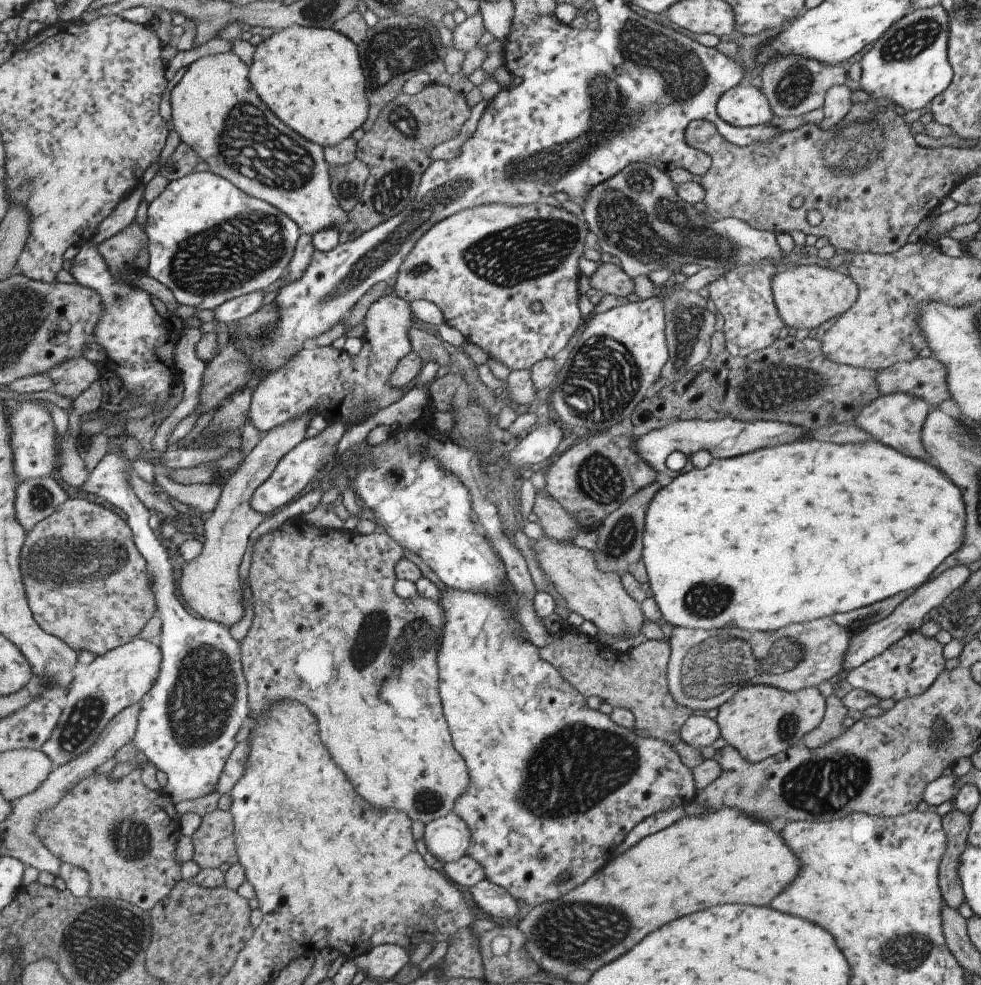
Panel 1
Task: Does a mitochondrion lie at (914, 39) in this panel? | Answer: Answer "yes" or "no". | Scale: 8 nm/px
yes

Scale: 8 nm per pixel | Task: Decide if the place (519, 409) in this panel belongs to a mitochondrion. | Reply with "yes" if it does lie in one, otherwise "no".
no

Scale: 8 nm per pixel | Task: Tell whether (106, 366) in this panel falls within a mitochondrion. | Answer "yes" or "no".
no

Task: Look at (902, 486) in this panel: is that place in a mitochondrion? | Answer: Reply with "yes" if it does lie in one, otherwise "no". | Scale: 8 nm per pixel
no

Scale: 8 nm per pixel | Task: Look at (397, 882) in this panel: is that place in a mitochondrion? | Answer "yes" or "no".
no

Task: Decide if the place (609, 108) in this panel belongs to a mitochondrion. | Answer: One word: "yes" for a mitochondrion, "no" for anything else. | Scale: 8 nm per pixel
yes

